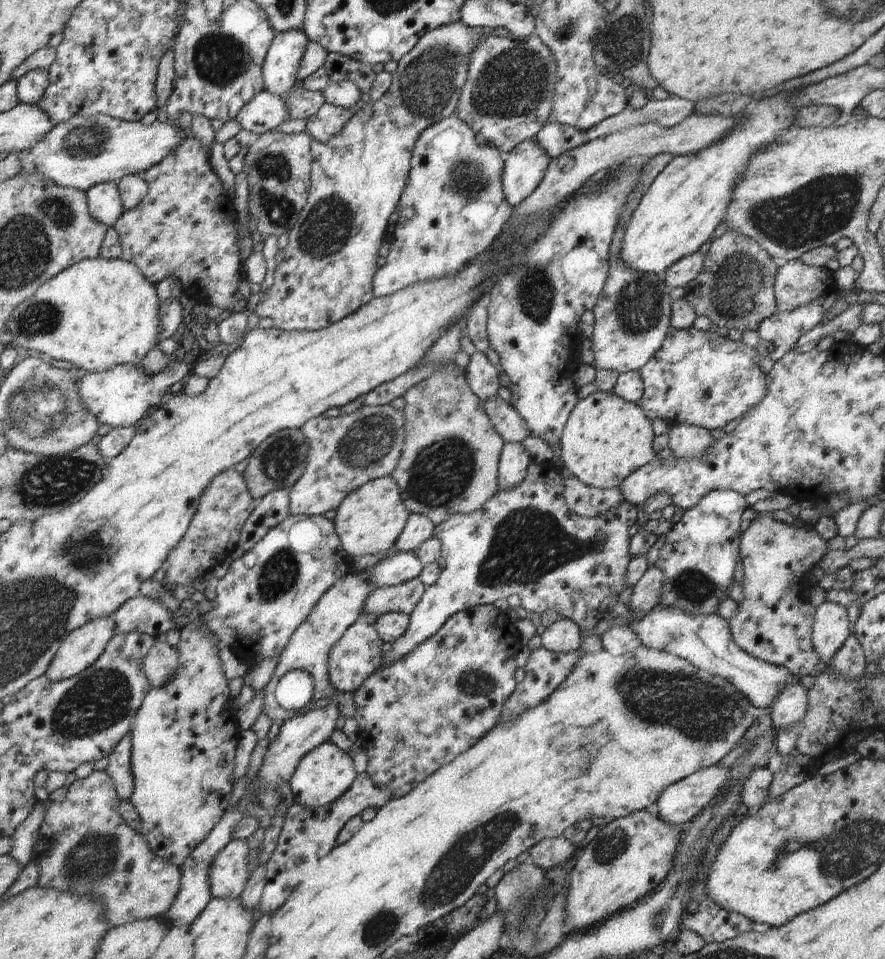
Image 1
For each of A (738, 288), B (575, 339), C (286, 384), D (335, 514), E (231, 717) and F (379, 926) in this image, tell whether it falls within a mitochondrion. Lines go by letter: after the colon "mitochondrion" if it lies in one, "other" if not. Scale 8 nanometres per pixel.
A: mitochondrion
B: other
C: other
D: other
E: other
F: mitochondrion

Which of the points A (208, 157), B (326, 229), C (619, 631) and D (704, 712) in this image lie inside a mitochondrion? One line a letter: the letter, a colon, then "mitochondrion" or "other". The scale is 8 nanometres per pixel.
A: other
B: mitochondrion
C: other
D: mitochondrion

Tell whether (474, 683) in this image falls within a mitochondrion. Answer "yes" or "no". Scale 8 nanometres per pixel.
yes

